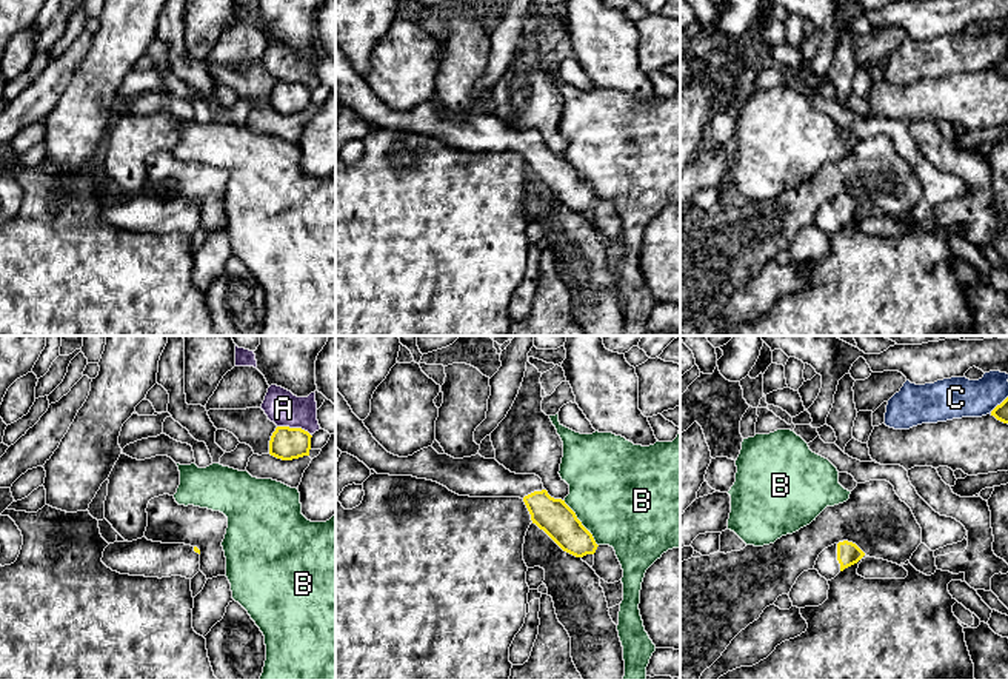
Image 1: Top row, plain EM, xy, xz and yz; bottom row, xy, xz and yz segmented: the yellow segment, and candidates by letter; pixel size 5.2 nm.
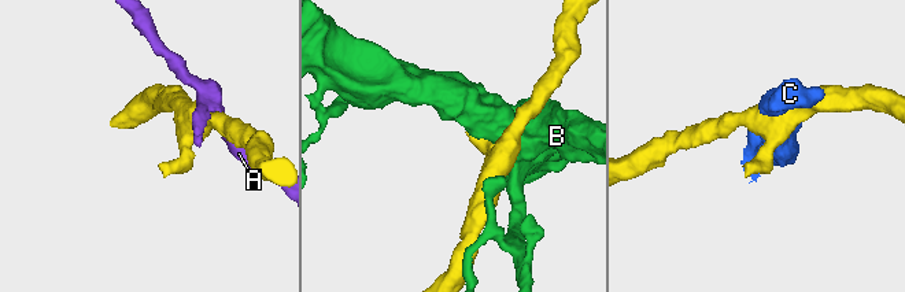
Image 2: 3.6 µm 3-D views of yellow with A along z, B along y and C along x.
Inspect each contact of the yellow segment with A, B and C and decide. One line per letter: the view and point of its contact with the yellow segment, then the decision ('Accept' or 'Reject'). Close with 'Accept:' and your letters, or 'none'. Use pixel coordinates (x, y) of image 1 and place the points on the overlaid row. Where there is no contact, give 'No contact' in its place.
A: Touches yellow at xy (294, 428). Reject
B: Touches yellow at xz (580, 522). Reject
C: Touches yellow at yz (997, 405). Reject
Accept: none

